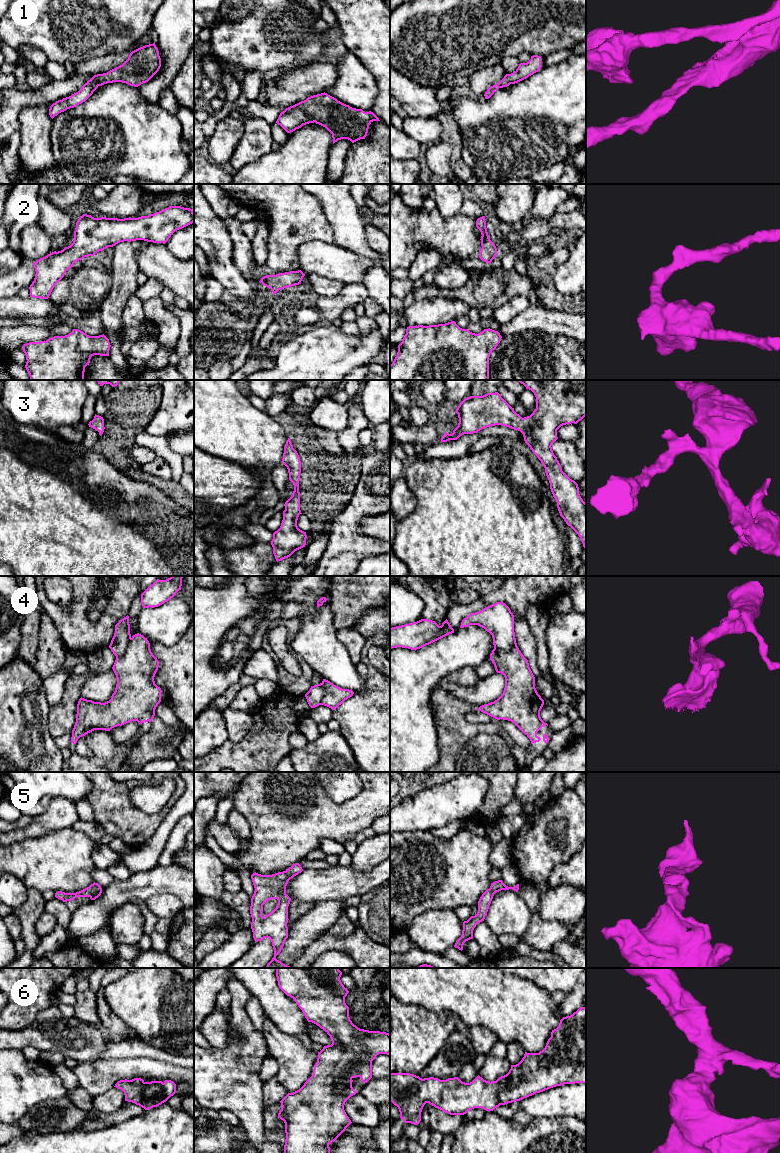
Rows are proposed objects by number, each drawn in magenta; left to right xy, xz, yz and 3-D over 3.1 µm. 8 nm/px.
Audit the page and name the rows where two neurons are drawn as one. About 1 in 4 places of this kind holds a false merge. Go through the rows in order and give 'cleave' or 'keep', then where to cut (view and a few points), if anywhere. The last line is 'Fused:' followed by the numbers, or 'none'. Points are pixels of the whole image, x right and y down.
1: keep | no cut
2: keep | no cut
3: keep | no cut
4: cleave | xy (131, 638), (126, 650), (116, 657)
5: keep | no cut
6: keep | no cut
Fused: 4

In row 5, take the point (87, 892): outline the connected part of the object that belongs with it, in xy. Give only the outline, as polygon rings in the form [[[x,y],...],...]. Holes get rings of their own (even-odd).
[[[93,883],[89,887],[76,892],[76,893],[65,893],[58,891],[55,893],[55,897],[62,900],[63,902],[74,900],[76,897],[89,897],[91,900],[95,900],[102,893],[102,888],[98,883]]]

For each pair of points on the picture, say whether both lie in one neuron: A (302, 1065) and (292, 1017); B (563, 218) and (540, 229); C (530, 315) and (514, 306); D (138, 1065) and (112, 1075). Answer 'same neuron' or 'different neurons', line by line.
A: different neurons
B: same neuron
C: different neurons
D: same neuron

